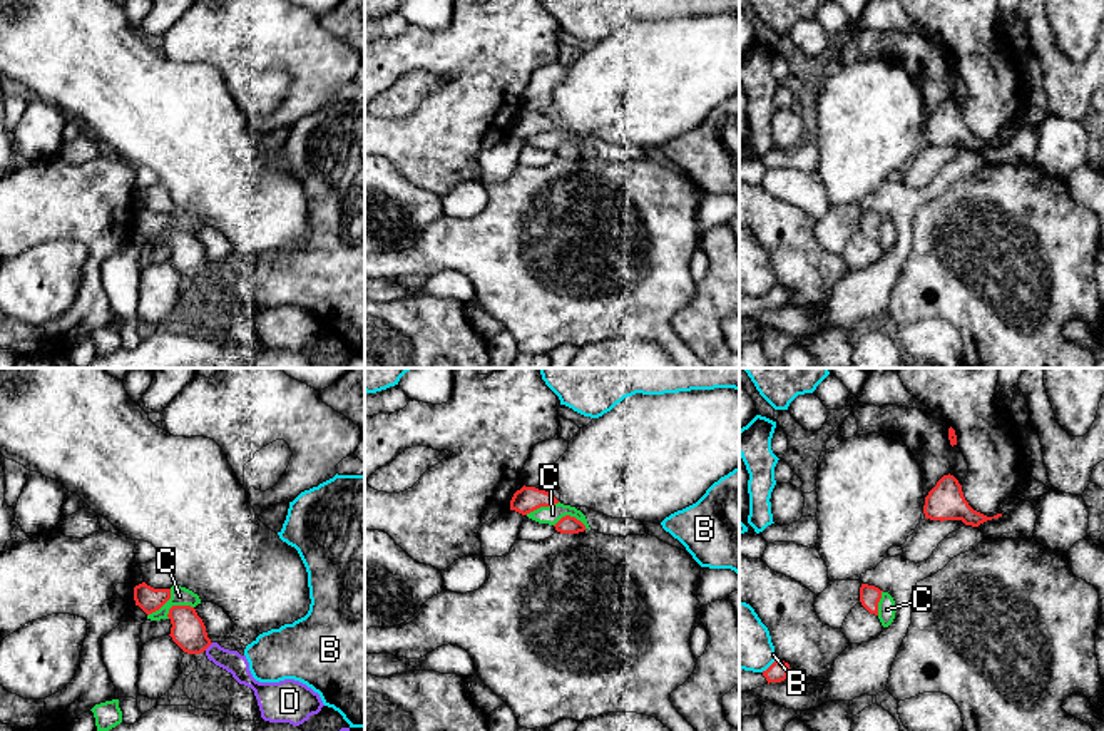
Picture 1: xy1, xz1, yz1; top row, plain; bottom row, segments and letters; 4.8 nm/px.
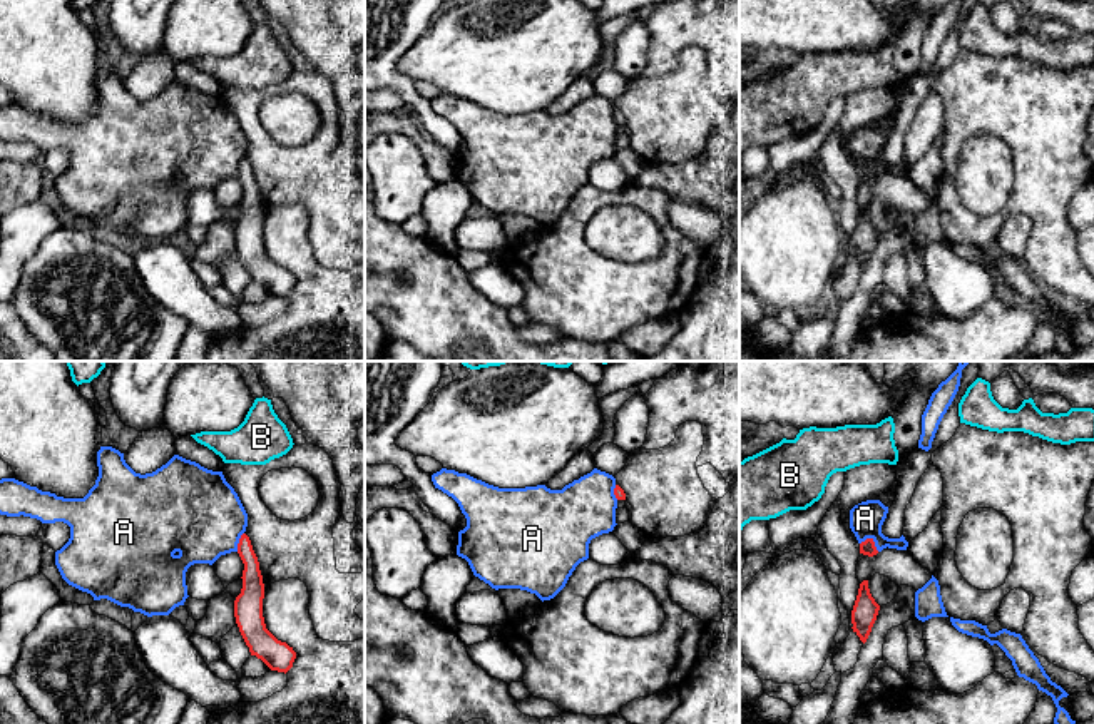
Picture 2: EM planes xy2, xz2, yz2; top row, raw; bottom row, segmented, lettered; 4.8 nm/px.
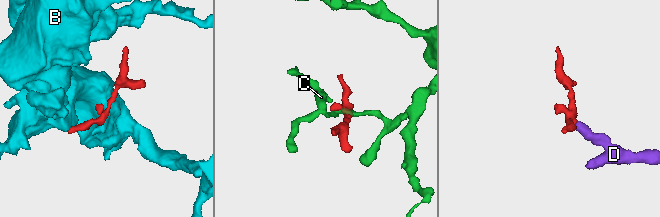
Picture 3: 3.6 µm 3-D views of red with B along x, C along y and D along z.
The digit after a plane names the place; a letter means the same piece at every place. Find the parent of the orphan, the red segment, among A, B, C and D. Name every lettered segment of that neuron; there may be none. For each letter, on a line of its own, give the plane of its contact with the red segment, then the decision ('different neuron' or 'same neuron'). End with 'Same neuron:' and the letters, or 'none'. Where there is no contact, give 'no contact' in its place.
A: meets red in yz2; different neuron
B: meets red in yz1; different neuron
C: meets red in xy1; different neuron
D: meets red in xy1; same neuron
Same neuron: D

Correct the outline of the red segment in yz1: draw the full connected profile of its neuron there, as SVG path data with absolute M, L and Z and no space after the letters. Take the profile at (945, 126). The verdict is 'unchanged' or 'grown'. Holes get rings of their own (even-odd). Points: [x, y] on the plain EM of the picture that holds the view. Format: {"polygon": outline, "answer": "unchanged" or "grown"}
{"polygon": "M943 100L925 122L925 144L930 146L962 146L965 151L979 152L980 149L999 144L1002 139L987 142L974 135L963 122L962 110L953 100Z", "answer": "unchanged"}

